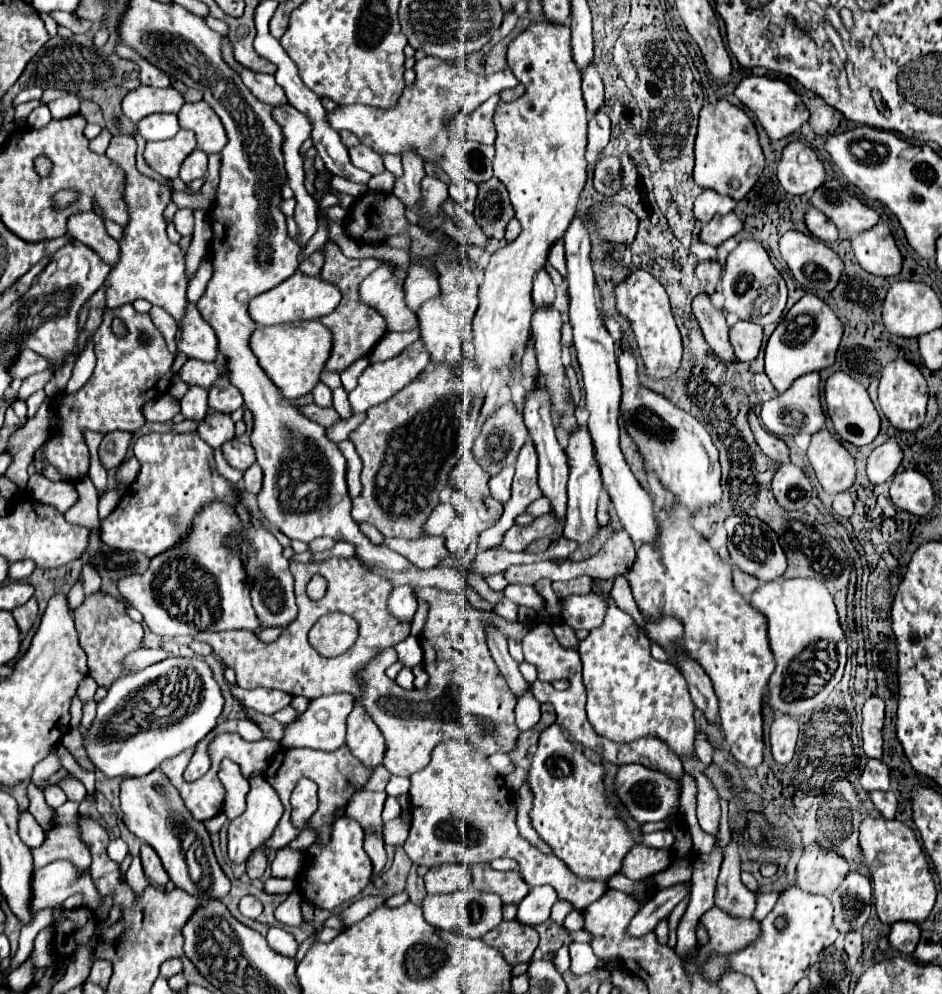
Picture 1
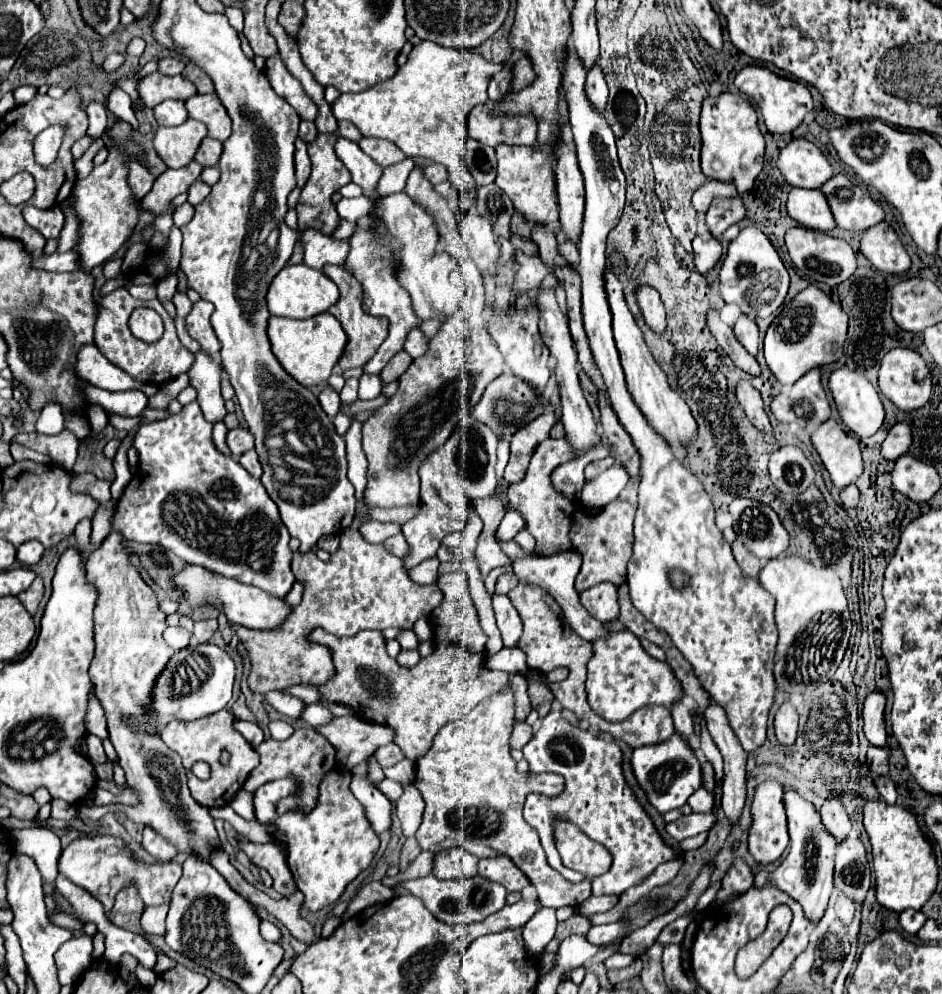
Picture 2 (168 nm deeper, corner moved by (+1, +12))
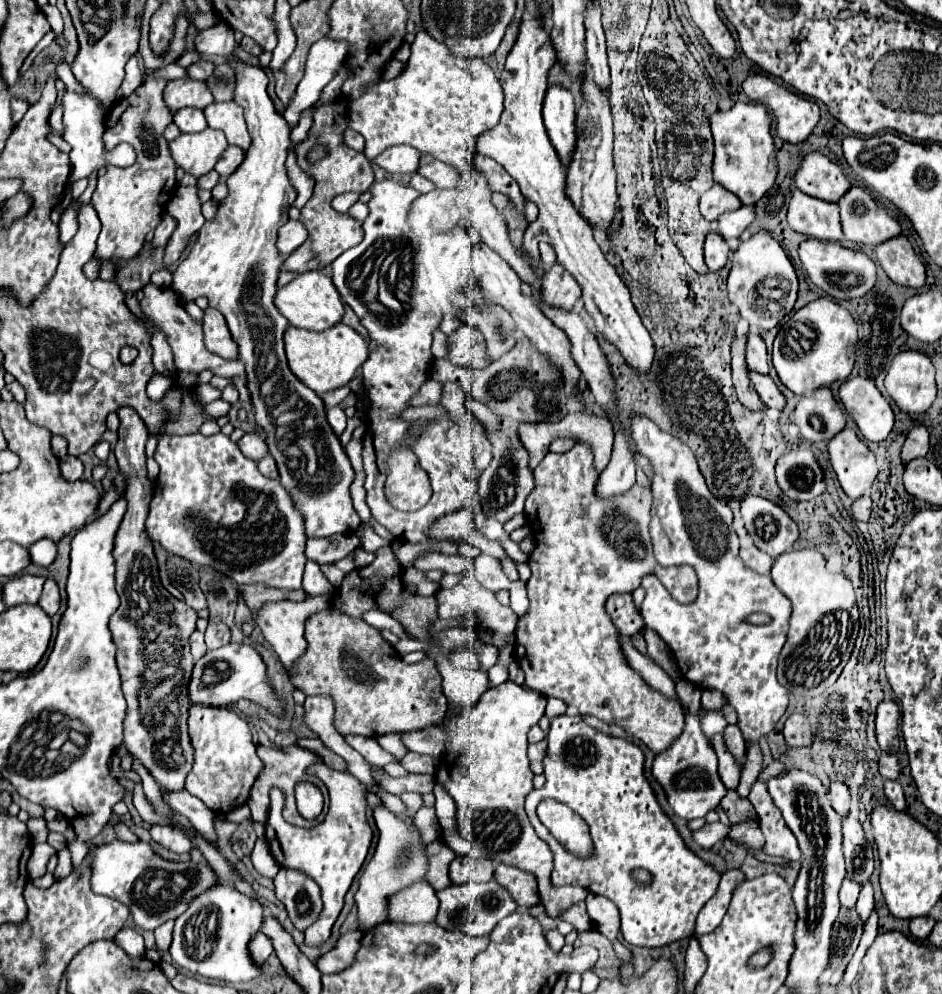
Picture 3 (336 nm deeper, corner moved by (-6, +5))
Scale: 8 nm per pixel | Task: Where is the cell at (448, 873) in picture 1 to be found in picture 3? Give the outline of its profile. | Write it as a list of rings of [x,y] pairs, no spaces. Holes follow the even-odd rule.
[[[460,856],[450,864],[450,880],[452,884],[466,882],[486,882],[494,874],[494,864],[486,858],[472,860],[468,856]]]

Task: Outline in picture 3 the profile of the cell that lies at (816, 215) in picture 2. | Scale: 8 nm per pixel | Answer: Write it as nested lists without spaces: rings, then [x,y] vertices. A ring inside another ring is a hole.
[[[796,190],[790,200],[788,224],[792,230],[816,240],[838,242],[842,238],[838,204],[812,198],[800,190]]]

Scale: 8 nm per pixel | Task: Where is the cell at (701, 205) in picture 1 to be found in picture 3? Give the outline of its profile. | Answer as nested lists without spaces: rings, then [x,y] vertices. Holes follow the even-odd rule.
[[[714,184],[702,198],[700,198],[700,212],[708,222],[714,222],[724,212],[734,212],[740,208],[742,202],[736,194],[728,192],[720,184]]]

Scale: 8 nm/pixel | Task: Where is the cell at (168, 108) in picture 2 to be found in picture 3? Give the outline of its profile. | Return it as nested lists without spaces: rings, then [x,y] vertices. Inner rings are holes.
[[[198,108],[176,110],[172,114],[172,120],[180,128],[180,132],[200,132],[200,130],[204,130],[208,126],[202,110],[198,110]]]

